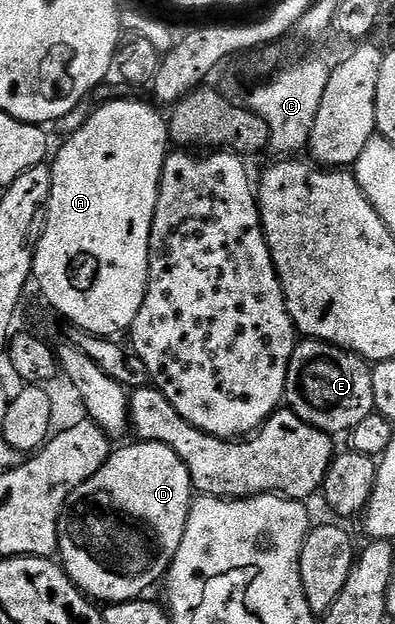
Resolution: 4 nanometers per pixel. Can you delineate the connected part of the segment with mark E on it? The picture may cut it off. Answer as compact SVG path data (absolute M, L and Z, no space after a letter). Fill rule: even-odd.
M316 340L298 341L287 368L284 405L307 424L330 436L348 435L355 424L375 413L375 392L371 392L371 366L365 359L341 346Z

